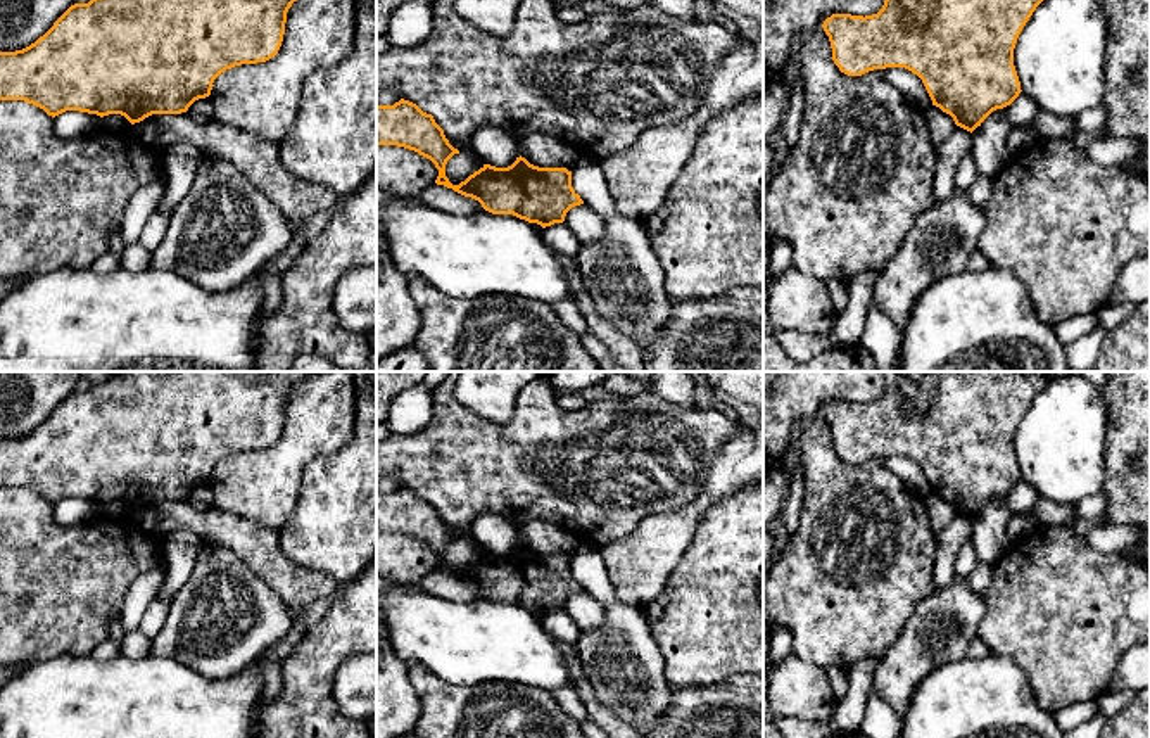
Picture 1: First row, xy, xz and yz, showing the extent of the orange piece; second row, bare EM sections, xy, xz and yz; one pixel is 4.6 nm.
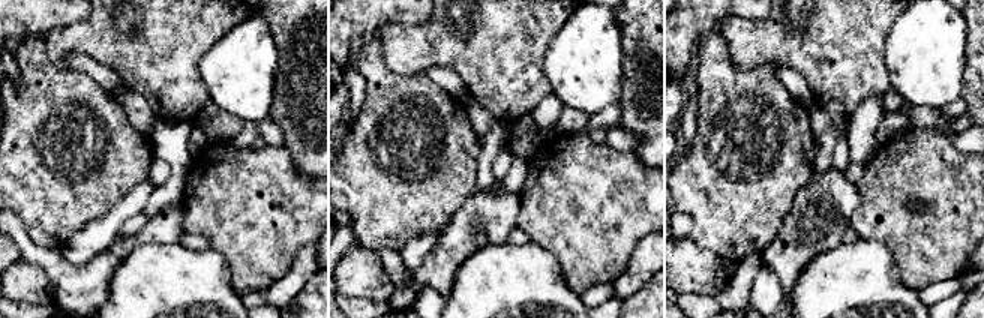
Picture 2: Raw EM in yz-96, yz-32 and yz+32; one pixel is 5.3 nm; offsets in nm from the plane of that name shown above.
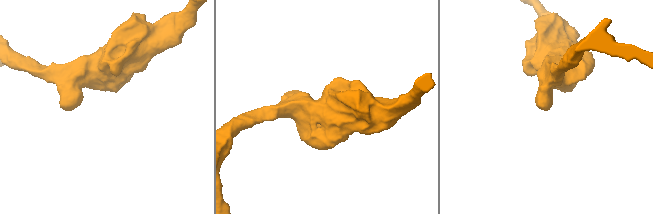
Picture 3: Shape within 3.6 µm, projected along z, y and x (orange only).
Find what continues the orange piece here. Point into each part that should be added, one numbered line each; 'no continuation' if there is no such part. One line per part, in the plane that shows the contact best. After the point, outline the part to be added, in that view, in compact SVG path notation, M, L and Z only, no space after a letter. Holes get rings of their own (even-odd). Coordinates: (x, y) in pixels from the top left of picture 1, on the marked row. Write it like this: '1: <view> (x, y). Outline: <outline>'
no continuation

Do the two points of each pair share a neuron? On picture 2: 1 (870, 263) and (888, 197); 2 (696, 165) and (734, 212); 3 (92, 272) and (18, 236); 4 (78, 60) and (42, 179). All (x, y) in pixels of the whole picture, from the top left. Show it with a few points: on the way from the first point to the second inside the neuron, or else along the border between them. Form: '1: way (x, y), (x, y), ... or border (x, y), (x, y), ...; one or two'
1: border (860, 237), (879, 240), (891, 252), (899, 269); two
2: way (708, 177), (731, 200); one
3: way (74, 272), (62, 272), (48, 258), (36, 254); one
4: border (65, 68), (75, 72); two

